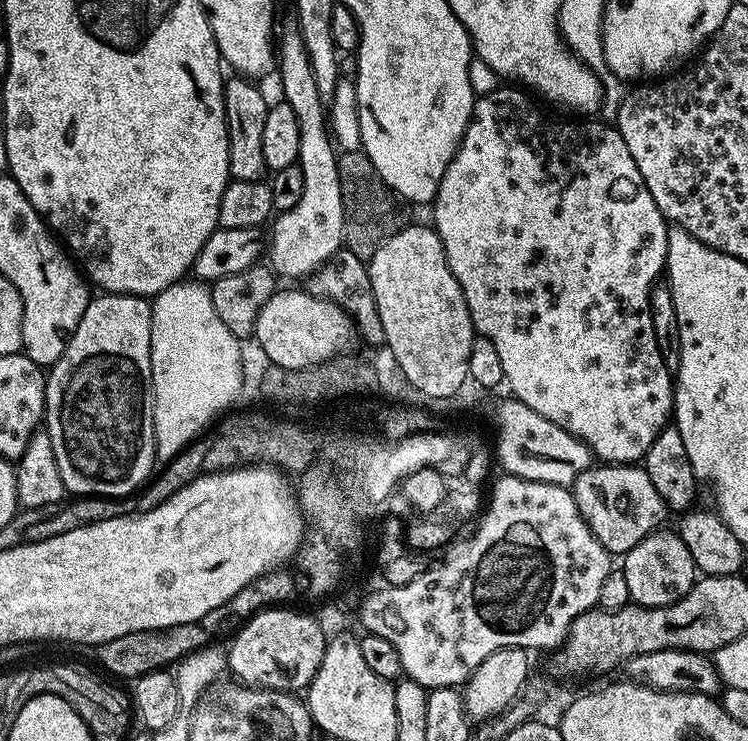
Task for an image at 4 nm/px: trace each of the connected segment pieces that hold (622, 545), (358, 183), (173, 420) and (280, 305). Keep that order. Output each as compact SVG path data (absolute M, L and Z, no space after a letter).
M609 464L600 467L593 466L580 474L572 485L572 493L583 520L603 548L611 555L623 556L659 525L656 523L660 512L656 507L661 507L662 501L643 467Z
M363 150L341 151L336 157L336 165L344 207L343 247L358 259L371 262L376 251L391 236L400 232L402 221L400 221L399 206L401 205L392 189L382 182L378 170L374 170L374 162L370 162L370 158Z
M186 282L172 284L166 290L159 292L151 301L152 387L150 392L154 399L151 401L150 411L156 435L156 459L160 462L173 460L203 433L200 431L208 423L211 425L217 417L227 413L231 409L228 407L239 398L240 383L244 380L244 368L240 365L241 341L234 334L230 334L230 330L226 330L222 318L218 318L218 314L214 314L211 291L200 284L193 284L194 286L187 284Z
M277 290L262 306L254 340L260 343L269 365L277 368L310 368L331 361L341 351L350 324L335 304L320 300L311 291L283 292Z

